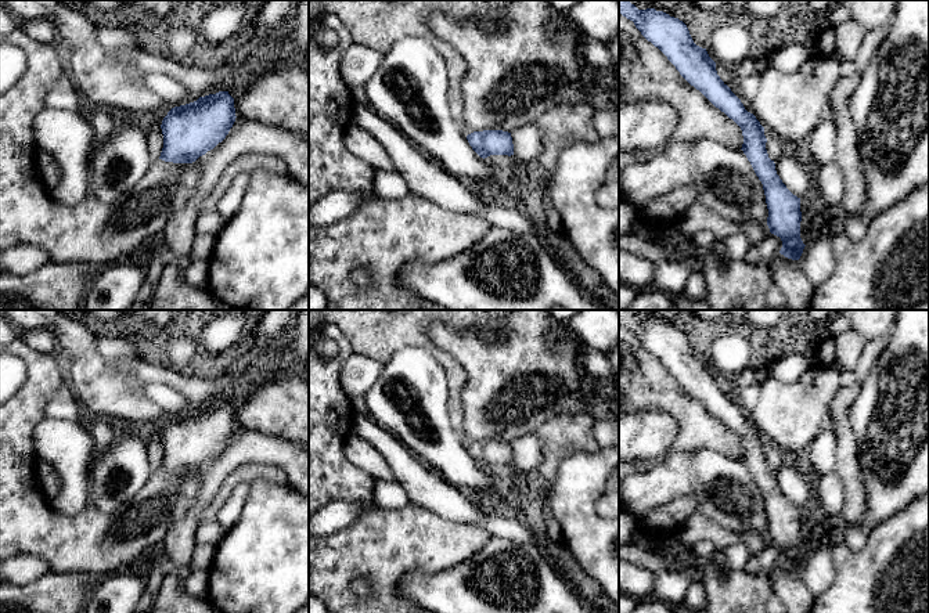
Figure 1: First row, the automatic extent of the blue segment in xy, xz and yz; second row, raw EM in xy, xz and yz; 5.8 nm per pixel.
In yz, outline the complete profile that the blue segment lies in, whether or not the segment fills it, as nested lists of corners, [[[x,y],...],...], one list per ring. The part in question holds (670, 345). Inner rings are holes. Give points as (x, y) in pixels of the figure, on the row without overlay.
[[[619,310],[619,322],[634,332],[641,345],[667,367],[691,396],[732,429],[743,446],[741,458],[727,457],[713,450],[671,454],[665,458],[663,455],[678,433],[677,419],[663,411],[620,412],[619,461],[658,461],[652,468],[630,475],[622,483],[623,509],[638,520],[647,513],[688,495],[696,501],[698,511],[707,519],[731,531],[741,536],[748,531],[766,533],[770,542],[782,551],[779,563],[799,570],[806,556],[800,548],[800,508],[793,505],[777,484],[775,473],[768,468],[766,459],[764,437],[720,389],[716,372],[709,367],[706,358],[694,353],[683,331],[670,327],[670,322],[653,310]]]

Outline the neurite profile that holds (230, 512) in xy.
[[[249,483],[238,484],[237,487],[234,487],[224,505],[220,508],[217,513],[217,522],[223,530],[230,530],[238,522],[249,495],[249,490]]]

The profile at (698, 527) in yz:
[[[701,511],[691,515],[680,530],[681,540],[687,547],[694,548],[699,541],[712,541],[716,549],[723,549],[742,540],[739,533],[731,531],[707,519]]]

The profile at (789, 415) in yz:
[[[815,363],[796,382],[784,383],[768,376],[760,385],[760,396],[750,418],[760,434],[781,451],[807,450],[813,439],[827,426],[828,408],[840,387],[840,372]]]

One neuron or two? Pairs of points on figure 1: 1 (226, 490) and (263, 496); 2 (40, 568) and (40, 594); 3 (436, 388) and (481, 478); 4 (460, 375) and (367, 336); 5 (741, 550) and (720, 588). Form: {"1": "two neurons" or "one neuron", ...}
{"1": "two neurons", "2": "two neurons", "3": "one neuron", "4": "one neuron", "5": "two neurons"}

